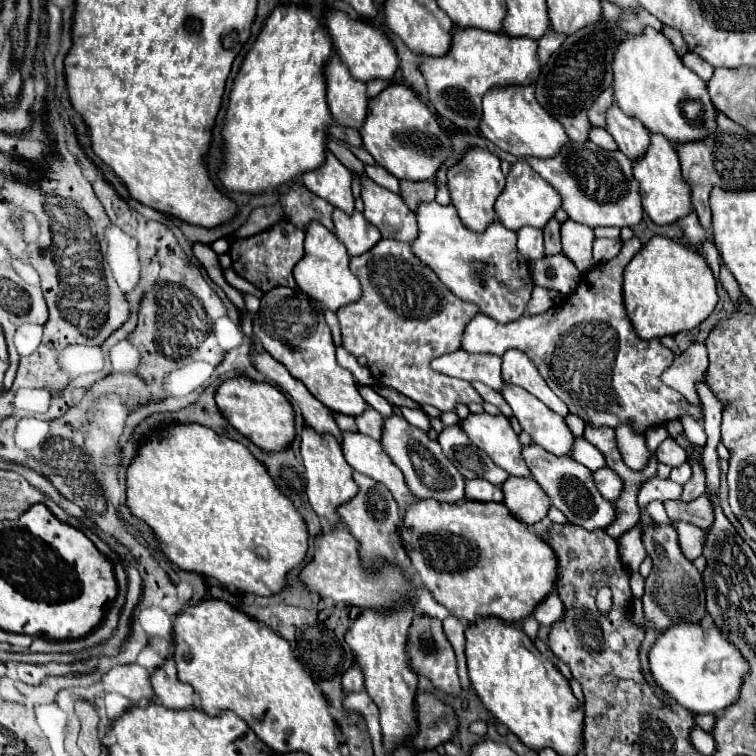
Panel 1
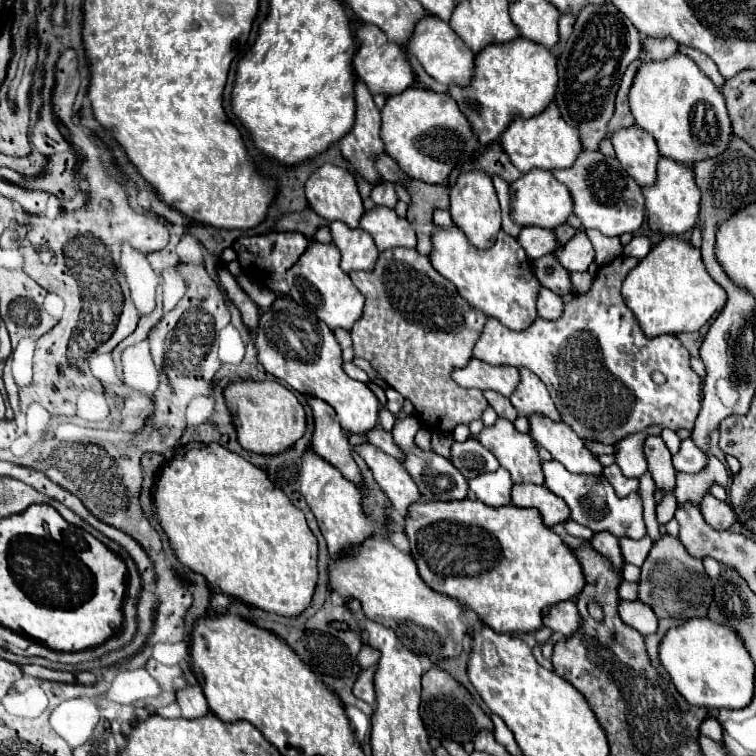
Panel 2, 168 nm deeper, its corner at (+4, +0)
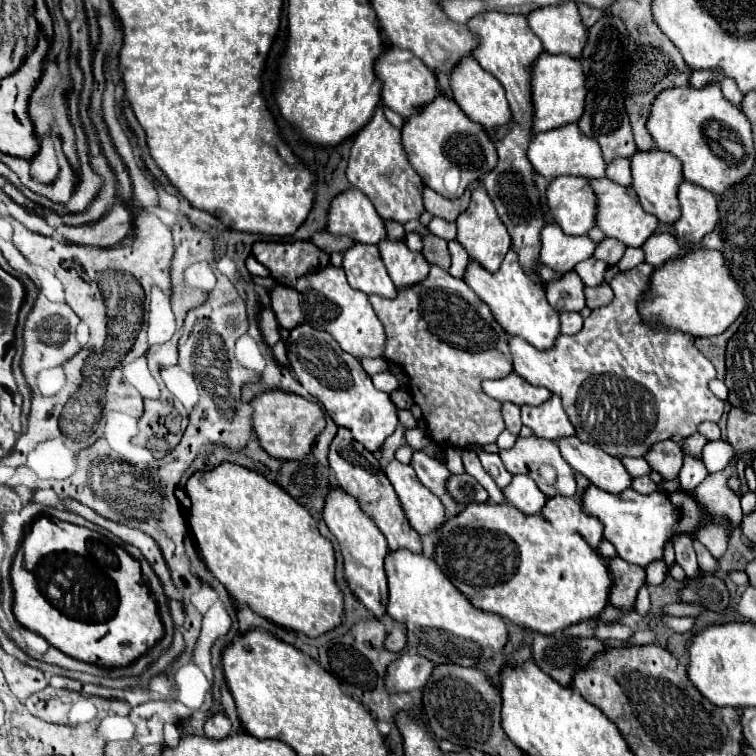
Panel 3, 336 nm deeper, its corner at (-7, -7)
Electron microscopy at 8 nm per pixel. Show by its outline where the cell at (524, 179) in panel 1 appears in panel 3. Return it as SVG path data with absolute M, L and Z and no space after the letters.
M558 176L548 186L548 208L566 234L588 234L596 224L596 194L588 178Z

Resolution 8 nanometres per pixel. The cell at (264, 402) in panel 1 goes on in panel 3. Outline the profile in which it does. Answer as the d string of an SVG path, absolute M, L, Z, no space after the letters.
M268 390L258 394L250 404L254 408L254 432L258 434L262 448L280 460L302 460L324 430L324 414L320 406L302 396L284 390Z

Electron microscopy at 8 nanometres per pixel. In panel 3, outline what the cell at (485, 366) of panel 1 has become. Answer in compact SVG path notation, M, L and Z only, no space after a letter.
M516 372L508 374L506 378L500 380L486 380L482 384L484 392L500 402L514 402L518 406L530 404L530 406L540 406L550 398L552 394L542 388L542 386L532 386L524 378L520 378Z

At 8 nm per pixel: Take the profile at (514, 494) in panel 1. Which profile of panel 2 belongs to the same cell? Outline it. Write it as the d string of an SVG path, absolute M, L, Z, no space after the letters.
M515 483L511 491L511 503L517 507L533 507L541 513L547 527L563 523L569 519L569 507L553 491L543 485Z

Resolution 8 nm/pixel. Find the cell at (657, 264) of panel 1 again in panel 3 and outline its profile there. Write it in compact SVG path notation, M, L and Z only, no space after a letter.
M700 248L686 254L682 260L666 262L652 274L652 286L640 302L640 314L646 322L664 324L686 334L716 336L722 334L744 312L746 298L738 282L732 278L724 254L720 250Z

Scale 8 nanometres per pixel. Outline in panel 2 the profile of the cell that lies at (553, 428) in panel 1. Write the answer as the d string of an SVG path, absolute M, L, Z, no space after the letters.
M529 415L529 435L571 473L599 475L603 469L575 431L571 431L563 421L551 421L545 415Z

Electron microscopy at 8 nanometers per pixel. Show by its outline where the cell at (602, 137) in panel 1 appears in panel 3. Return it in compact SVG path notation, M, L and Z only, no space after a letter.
M616 158L608 164L606 176L620 184L620 186L630 186L632 184L632 174L630 174L630 160L628 158Z

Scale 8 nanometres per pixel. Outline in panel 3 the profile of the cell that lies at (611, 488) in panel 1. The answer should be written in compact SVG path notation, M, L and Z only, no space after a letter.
M640 476L640 478L634 478L632 480L632 488L640 494L652 494L658 490L658 484L650 480L650 476Z

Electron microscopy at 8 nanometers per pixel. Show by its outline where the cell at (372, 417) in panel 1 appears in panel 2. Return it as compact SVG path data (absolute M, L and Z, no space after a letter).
M379 425L377 427L373 427L373 431L367 431L365 435L363 435L371 445L375 445L375 447L381 447L385 453L389 453L389 455L393 455L395 459L403 459L403 451L393 443L393 437L391 437L391 433L389 431L383 431Z

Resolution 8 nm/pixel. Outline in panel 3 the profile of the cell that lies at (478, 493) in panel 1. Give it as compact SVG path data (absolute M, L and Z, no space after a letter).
M514 476L510 486L504 488L504 494L506 494L506 502L522 510L524 514L540 514L544 502L548 500L548 496L540 492L536 482L532 482L532 478L528 476Z

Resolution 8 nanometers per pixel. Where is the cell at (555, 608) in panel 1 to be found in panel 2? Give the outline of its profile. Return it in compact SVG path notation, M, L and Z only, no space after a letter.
M561 601L543 613L543 627L551 629L553 633L569 635L579 625L581 625L581 617L579 617L573 601Z

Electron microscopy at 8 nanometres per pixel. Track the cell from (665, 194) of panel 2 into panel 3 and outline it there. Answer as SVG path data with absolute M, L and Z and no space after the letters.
M684 182L678 190L678 200L682 216L674 230L684 242L700 242L718 226L718 198L708 190Z

